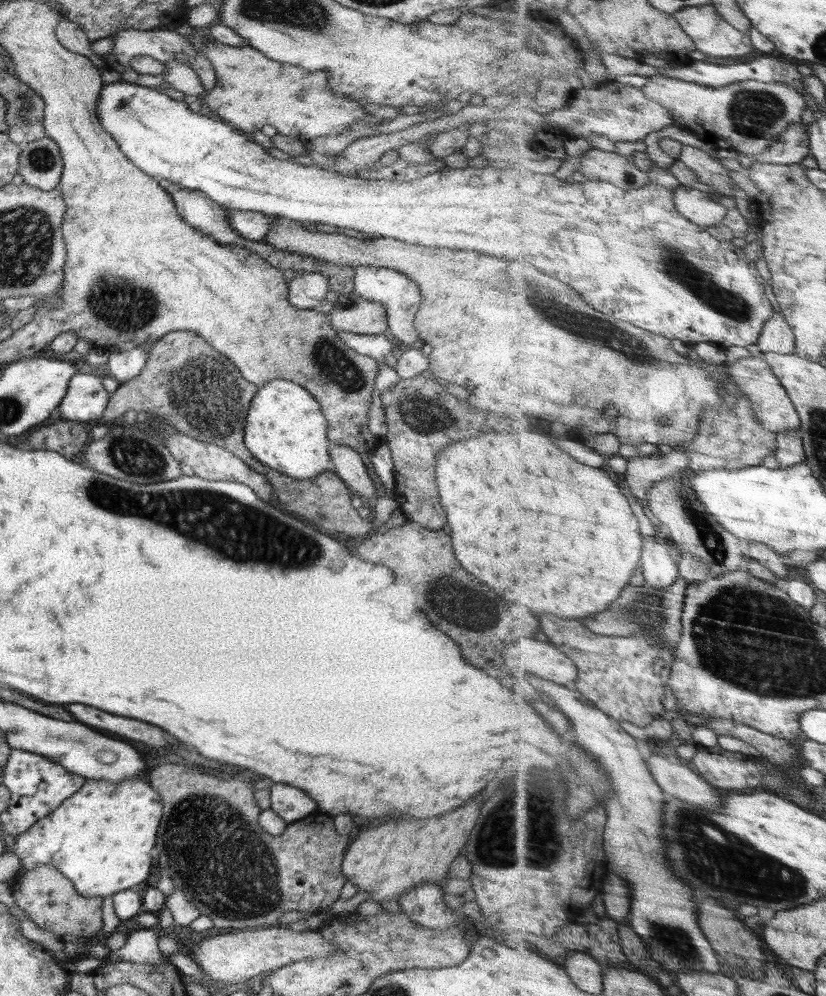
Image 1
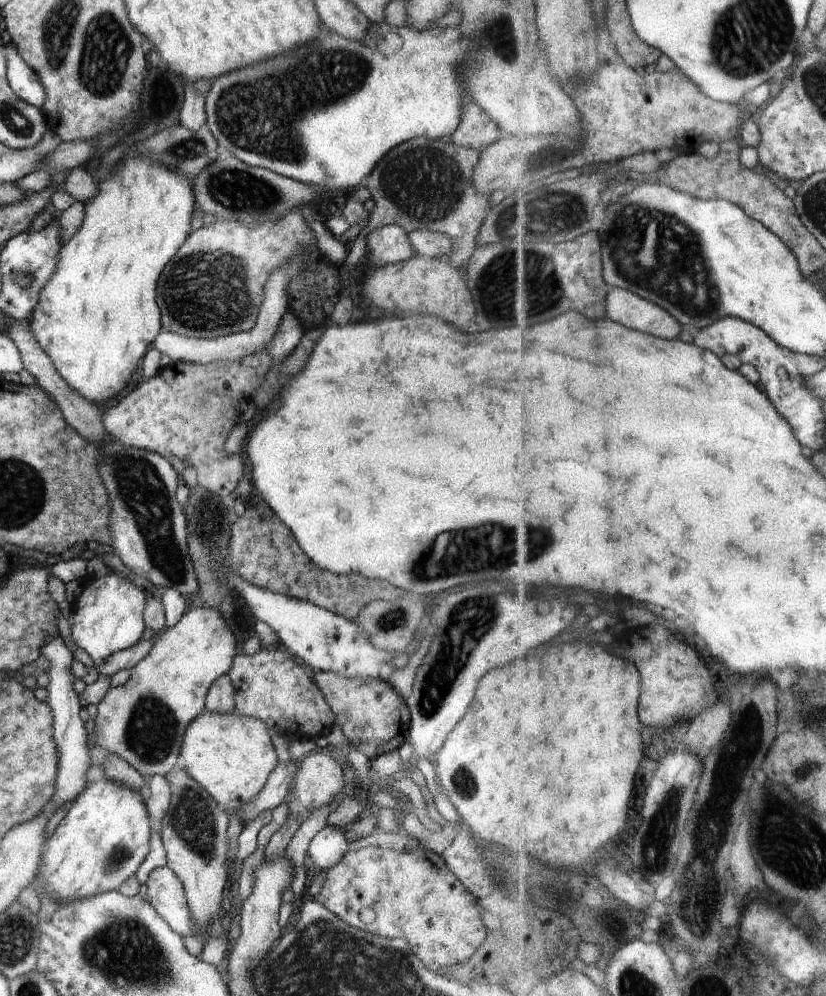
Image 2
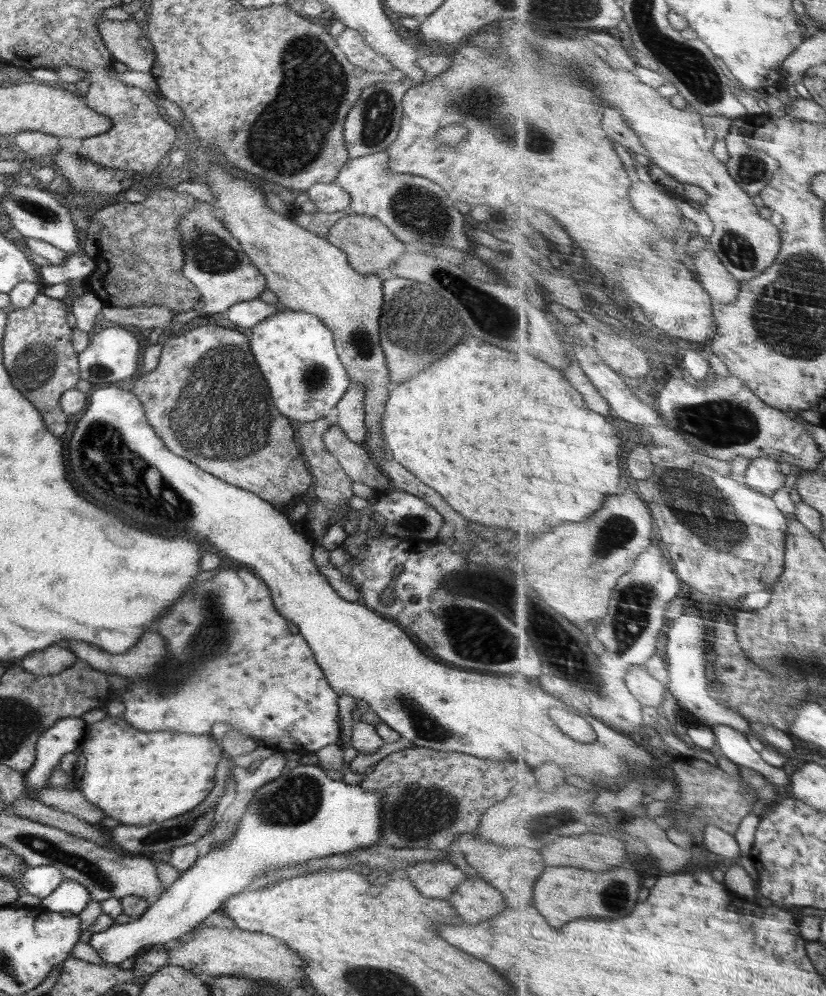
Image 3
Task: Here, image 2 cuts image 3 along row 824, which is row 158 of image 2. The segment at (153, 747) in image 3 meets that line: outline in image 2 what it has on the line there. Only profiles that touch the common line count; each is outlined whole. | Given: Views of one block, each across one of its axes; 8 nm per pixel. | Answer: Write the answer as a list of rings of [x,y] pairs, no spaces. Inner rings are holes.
[[[146,154],[134,158],[124,156],[119,161],[113,168],[114,176],[99,181],[98,194],[84,204],[84,220],[69,242],[62,245],[58,268],[42,286],[28,323],[30,332],[62,380],[94,404],[104,404],[128,386],[134,370],[142,362],[140,358],[163,331],[154,300],[156,282],[164,266],[190,235],[192,219],[197,215],[192,177],[166,170],[164,164],[152,162]]]

